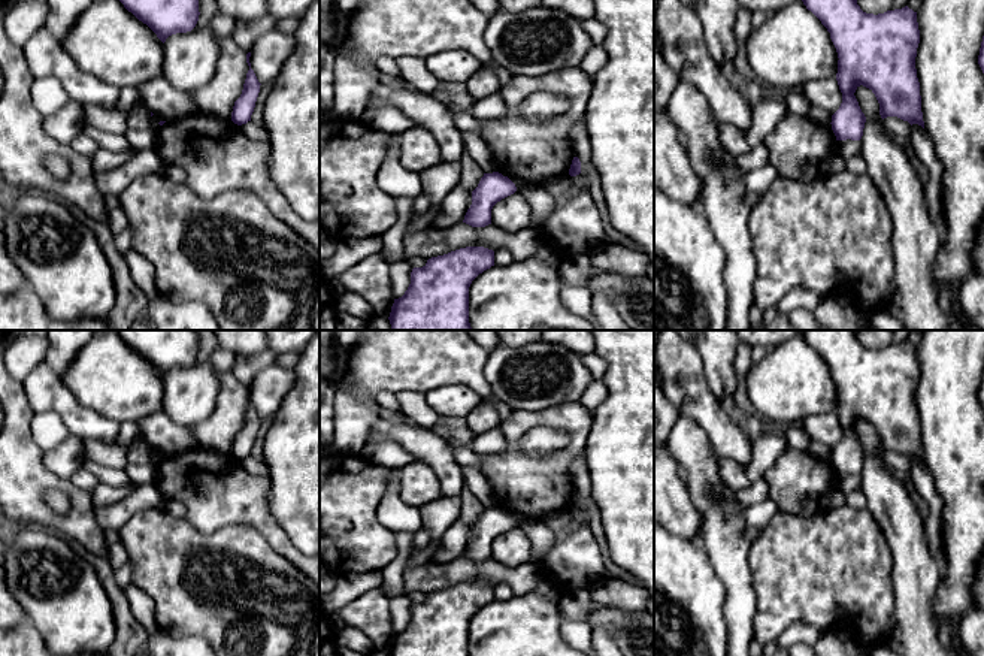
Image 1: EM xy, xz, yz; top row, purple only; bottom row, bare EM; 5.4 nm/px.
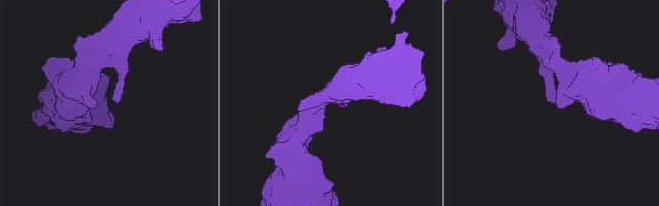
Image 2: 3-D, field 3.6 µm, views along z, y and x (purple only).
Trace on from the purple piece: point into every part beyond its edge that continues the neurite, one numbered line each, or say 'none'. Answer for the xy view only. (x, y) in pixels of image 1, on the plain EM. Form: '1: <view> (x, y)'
none

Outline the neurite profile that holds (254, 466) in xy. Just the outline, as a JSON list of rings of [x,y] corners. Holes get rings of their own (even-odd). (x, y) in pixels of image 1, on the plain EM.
[[[248,456],[246,459],[242,459],[239,462],[252,475],[257,475],[257,477],[269,475],[269,469],[263,460],[257,460],[255,457]]]

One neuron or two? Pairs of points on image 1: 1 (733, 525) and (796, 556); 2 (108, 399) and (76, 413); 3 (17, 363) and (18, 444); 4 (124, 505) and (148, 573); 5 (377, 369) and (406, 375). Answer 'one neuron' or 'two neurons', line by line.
1: two neurons
2: two neurons
3: two neurons
4: two neurons
5: one neuron

